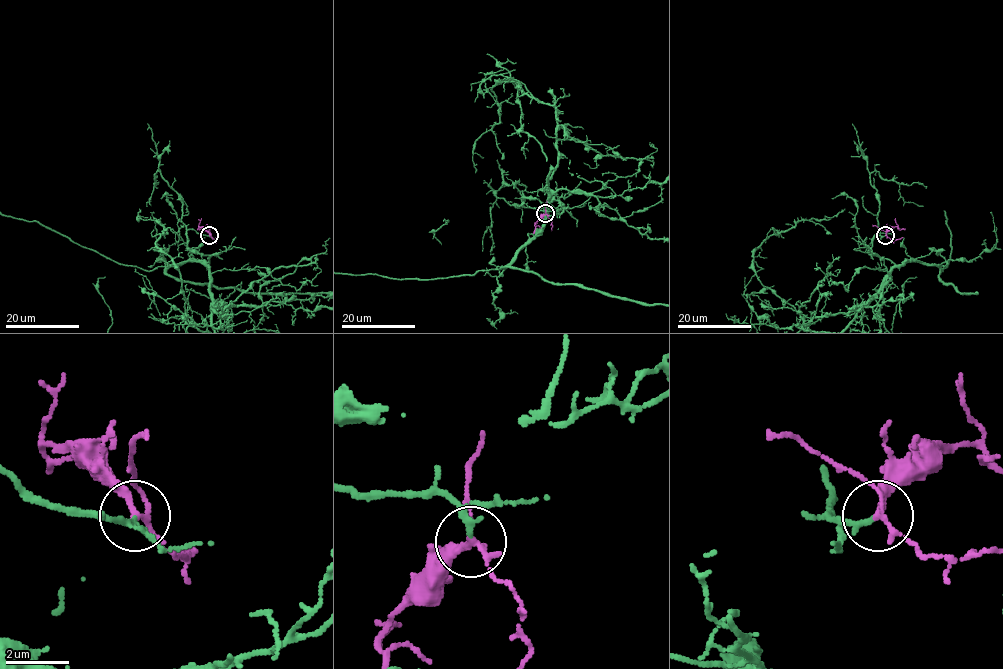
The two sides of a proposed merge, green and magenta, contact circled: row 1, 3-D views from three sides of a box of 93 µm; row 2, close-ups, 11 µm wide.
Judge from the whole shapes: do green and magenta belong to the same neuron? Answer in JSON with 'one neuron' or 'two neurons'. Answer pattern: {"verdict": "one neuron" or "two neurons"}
{"verdict": "one neuron"}

